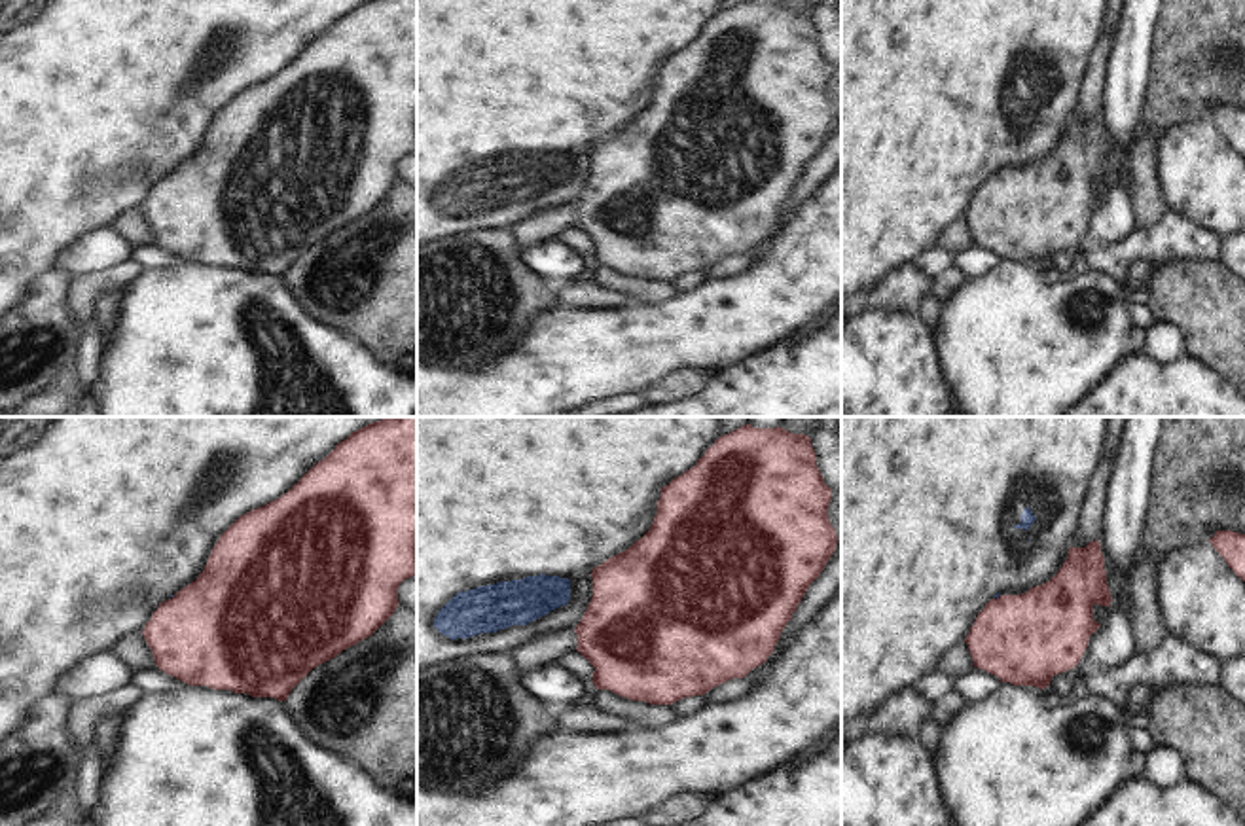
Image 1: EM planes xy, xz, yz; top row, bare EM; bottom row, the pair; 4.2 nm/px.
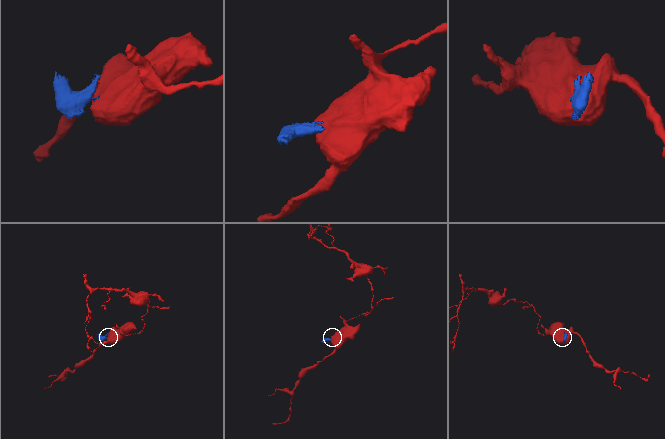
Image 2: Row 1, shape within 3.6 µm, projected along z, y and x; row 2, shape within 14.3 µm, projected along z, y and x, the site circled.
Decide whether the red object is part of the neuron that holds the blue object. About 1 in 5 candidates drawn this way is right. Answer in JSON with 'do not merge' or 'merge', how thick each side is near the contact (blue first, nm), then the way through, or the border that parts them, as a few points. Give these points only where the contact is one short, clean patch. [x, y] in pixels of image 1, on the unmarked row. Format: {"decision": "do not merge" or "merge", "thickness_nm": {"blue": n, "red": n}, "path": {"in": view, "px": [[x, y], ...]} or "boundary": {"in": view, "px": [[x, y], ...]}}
{"decision": "do not merge", "thickness_nm": {"blue": 20, "red": 380}, "boundary": {"in": "yz", "px": [[1001, 171], [995, 175]]}}

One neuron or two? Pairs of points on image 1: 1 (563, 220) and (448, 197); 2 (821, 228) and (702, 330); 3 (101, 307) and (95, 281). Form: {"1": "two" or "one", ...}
{"1": "two", "2": "one", "3": "two"}

